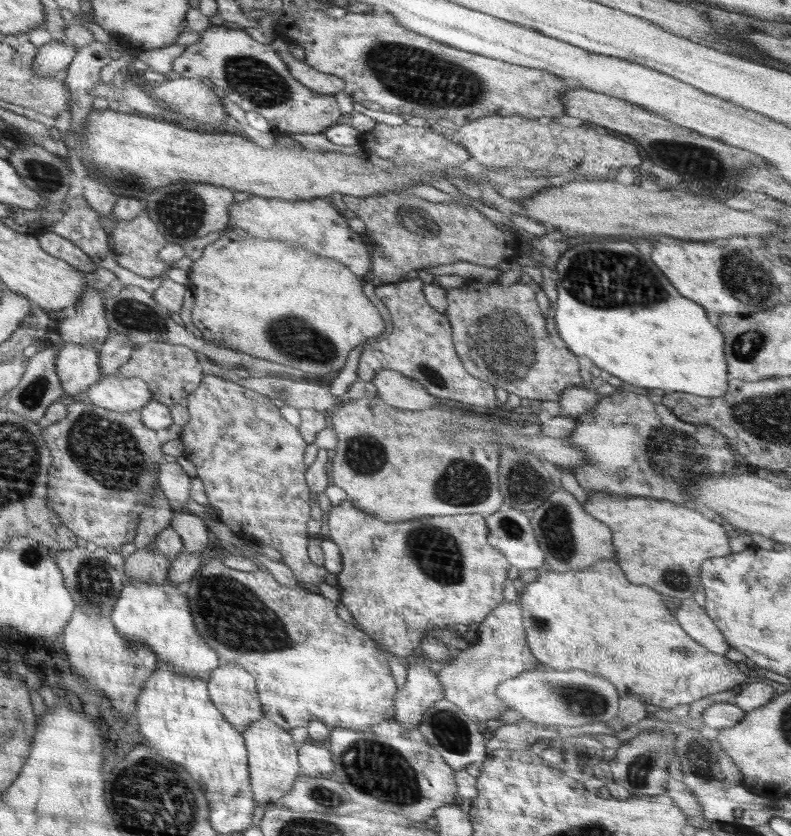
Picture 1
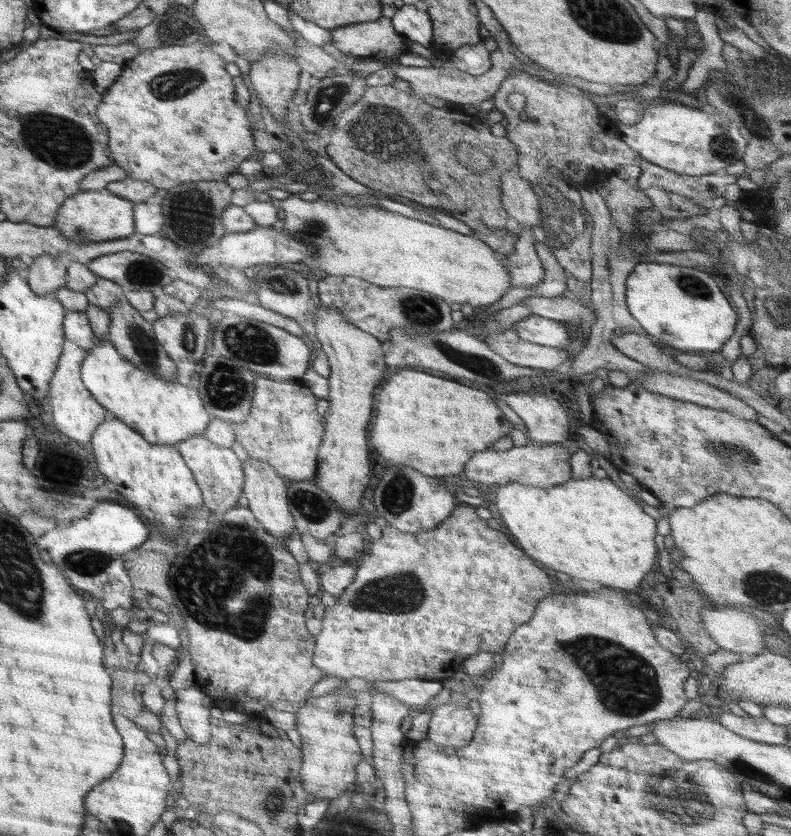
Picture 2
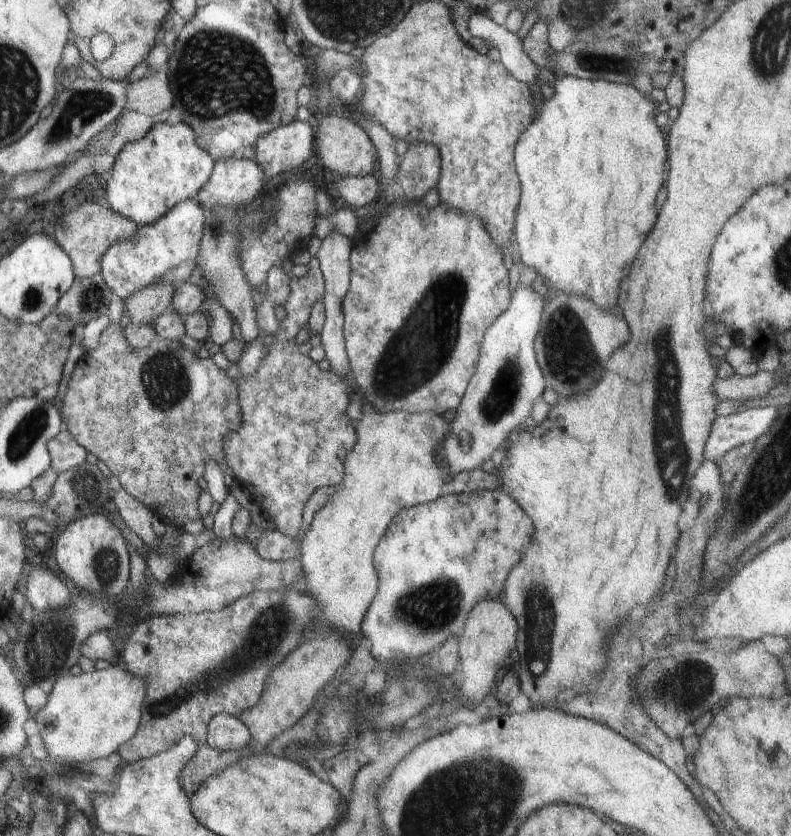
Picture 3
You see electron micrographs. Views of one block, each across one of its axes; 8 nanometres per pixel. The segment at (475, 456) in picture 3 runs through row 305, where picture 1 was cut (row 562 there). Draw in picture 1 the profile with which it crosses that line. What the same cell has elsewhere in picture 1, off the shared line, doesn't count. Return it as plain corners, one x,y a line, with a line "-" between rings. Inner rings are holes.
506,505
485,517
487,541
498,549
511,566
520,570
544,569
544,551
529,522
530,515

